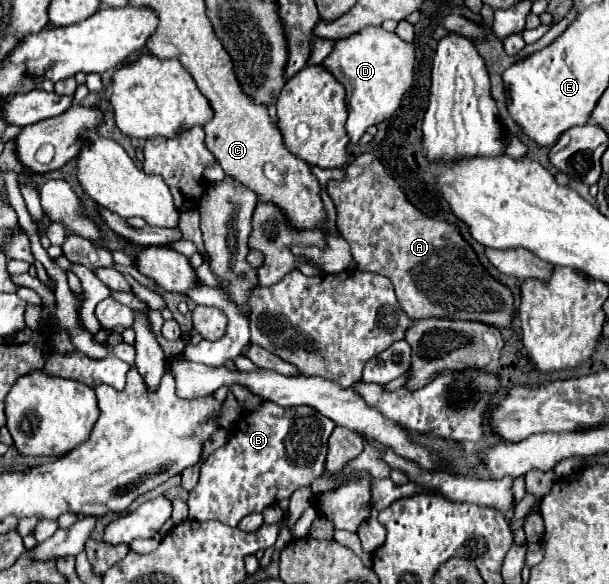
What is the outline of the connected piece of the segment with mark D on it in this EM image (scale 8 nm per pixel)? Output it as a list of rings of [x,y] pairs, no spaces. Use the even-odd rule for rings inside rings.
[[[366,27],[356,35],[340,39],[334,45],[334,51],[322,61],[322,65],[346,89],[346,131],[350,137],[350,145],[356,145],[364,135],[366,127],[390,119],[396,113],[402,97],[412,89],[416,49],[412,43],[400,39],[396,33],[388,33],[382,27]]]

